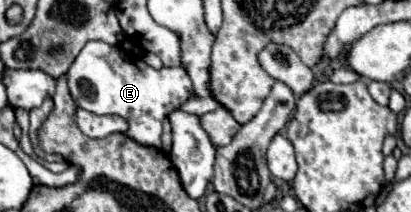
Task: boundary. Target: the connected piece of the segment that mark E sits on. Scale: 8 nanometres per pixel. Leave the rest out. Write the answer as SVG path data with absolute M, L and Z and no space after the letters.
M88 41L68 69L68 85L78 107L96 115L118 115L128 123L126 135L140 145L162 149L162 119L192 97L190 77L182 67L148 67L118 45Z

